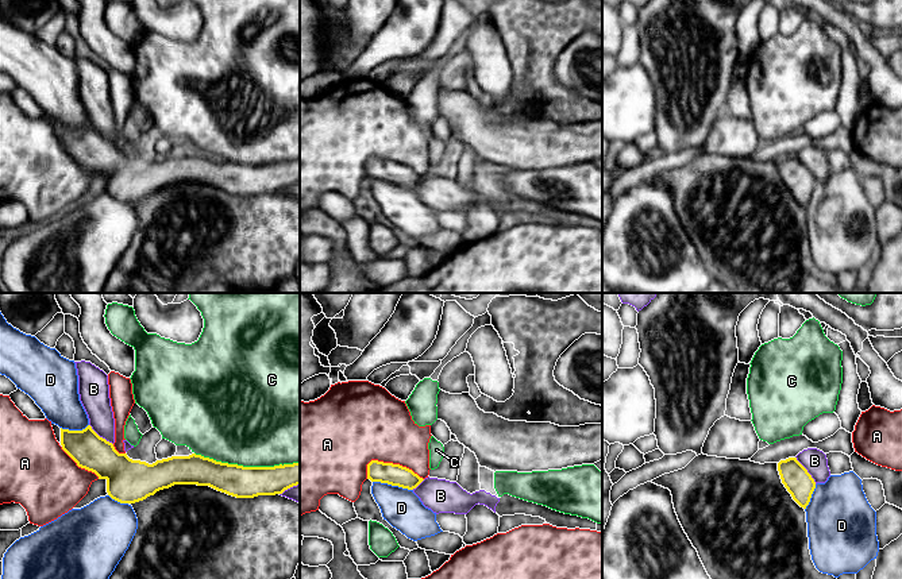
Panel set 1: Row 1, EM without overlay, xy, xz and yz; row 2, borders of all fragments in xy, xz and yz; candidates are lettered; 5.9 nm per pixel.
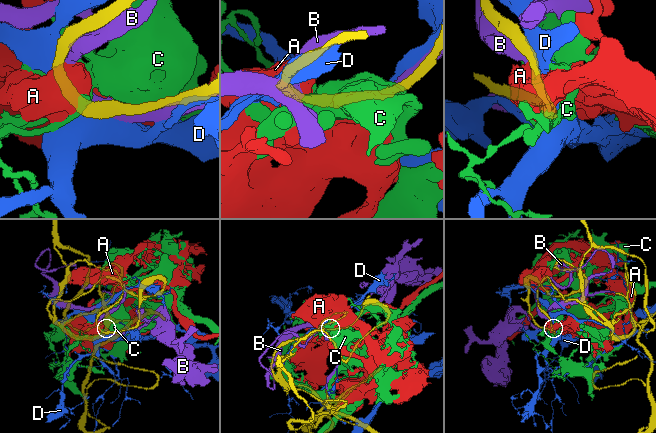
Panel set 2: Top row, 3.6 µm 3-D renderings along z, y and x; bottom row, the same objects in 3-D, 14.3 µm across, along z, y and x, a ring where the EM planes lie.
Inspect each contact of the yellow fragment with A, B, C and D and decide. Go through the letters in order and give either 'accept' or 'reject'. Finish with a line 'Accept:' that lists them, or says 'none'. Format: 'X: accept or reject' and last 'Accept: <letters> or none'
A: reject
B: accept
C: reject
D: reject
Accept: B

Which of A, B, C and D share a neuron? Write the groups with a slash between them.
A / B / C / D

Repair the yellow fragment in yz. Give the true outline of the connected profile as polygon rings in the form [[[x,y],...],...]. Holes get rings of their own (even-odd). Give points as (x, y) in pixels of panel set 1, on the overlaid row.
[[[789,458],[778,463],[778,471],[782,483],[791,494],[793,499],[803,509],[810,502],[812,494],[816,489],[816,482],[807,470],[797,460]]]

